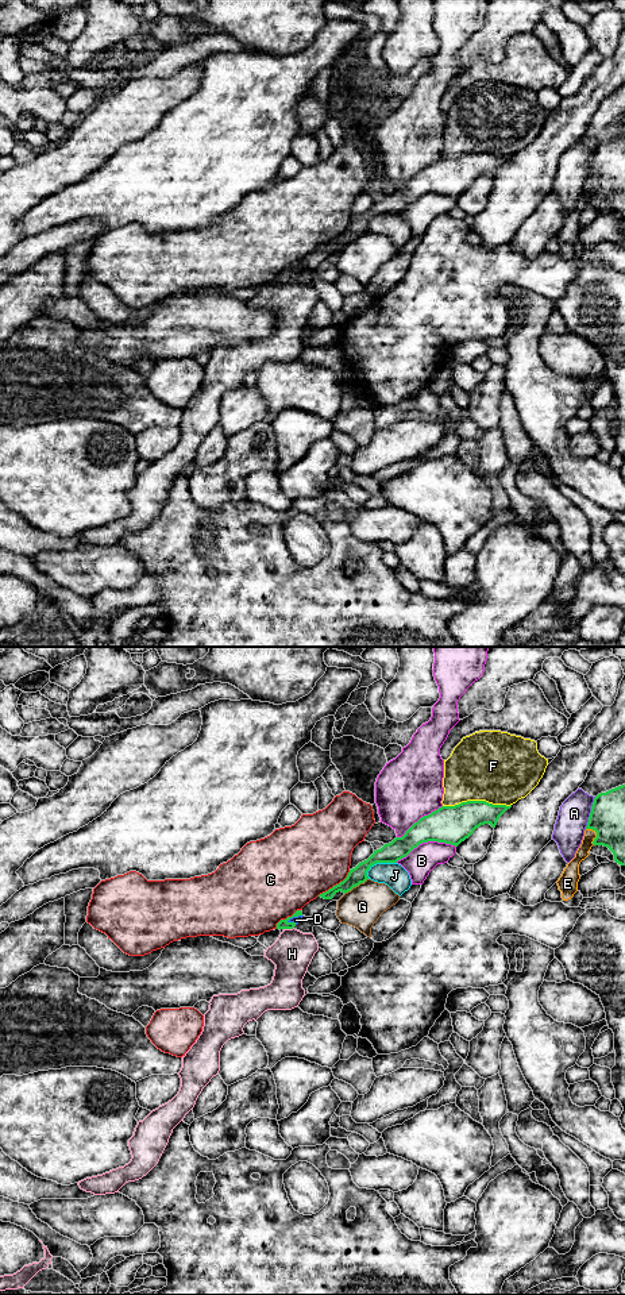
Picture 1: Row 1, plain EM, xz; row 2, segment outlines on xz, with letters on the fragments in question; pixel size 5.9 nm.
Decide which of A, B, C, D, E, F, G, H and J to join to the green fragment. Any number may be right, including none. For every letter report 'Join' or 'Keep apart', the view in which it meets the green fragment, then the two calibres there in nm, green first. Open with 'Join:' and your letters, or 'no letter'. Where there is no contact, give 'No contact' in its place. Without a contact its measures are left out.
Join: no letter
A: Keep apart. Touches green in xz. Thickness 200 nm (green) against 180 nm
B: Keep apart. Touches green in xz. Thickness 220 nm (green) against 170 nm
C: Keep apart. Touches green in xz. Thickness 100 nm (green) against 440 nm
D: Keep apart. Touches green in xz. Thickness 60 nm (green) against 40 nm
E: Keep apart. Touches green in xz. Thickness 200 nm (green) against 80 nm
F: Keep apart. Touches green in xz. Thickness 220 nm (green) against 420 nm
G: Keep apart. Touches green in xz. Thickness 100 nm (green) against 240 nm
H: Keep apart. Touches green in xz. Thickness 60 nm (green) against 240 nm
J: Keep apart. Touches green in xz. Thickness 120 nm (green) against 150 nm

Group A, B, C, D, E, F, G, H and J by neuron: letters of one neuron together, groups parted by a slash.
A / B / C / D H / E / F / G / J

